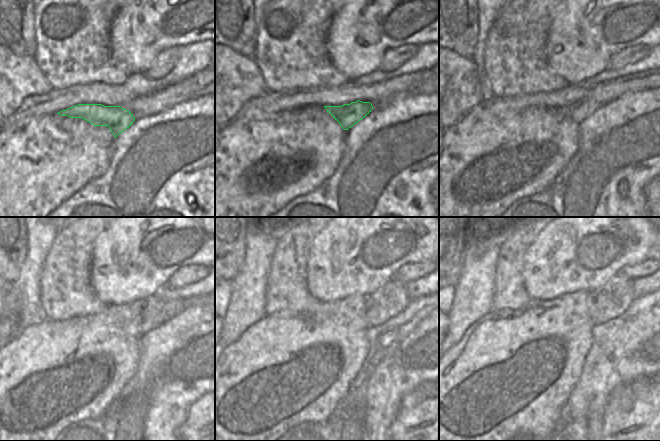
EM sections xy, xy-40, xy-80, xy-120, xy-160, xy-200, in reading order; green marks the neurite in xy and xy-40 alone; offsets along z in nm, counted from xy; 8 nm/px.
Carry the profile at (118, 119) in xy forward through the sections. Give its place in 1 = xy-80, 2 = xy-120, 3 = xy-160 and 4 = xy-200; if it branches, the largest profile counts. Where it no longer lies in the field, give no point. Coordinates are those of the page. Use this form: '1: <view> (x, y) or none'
1: xy-80 (580, 111)
2: xy-120 (150, 312)
3: xy-160 (389, 300)
4: xy-200 (611, 300)

